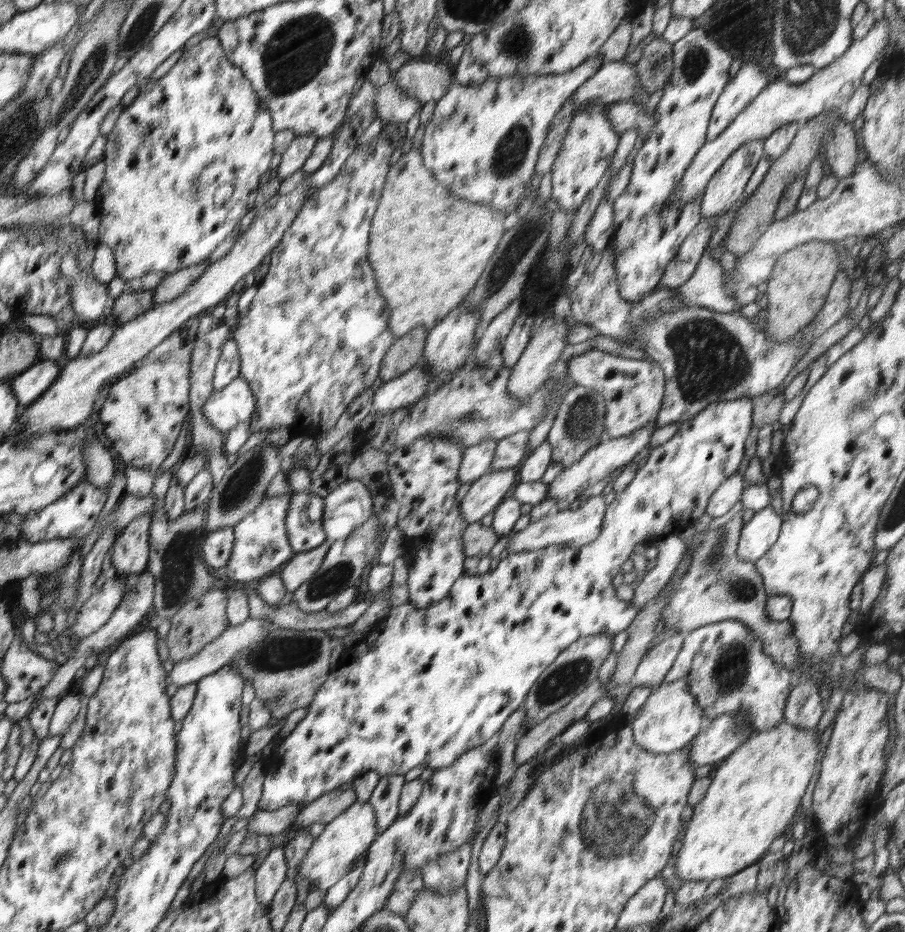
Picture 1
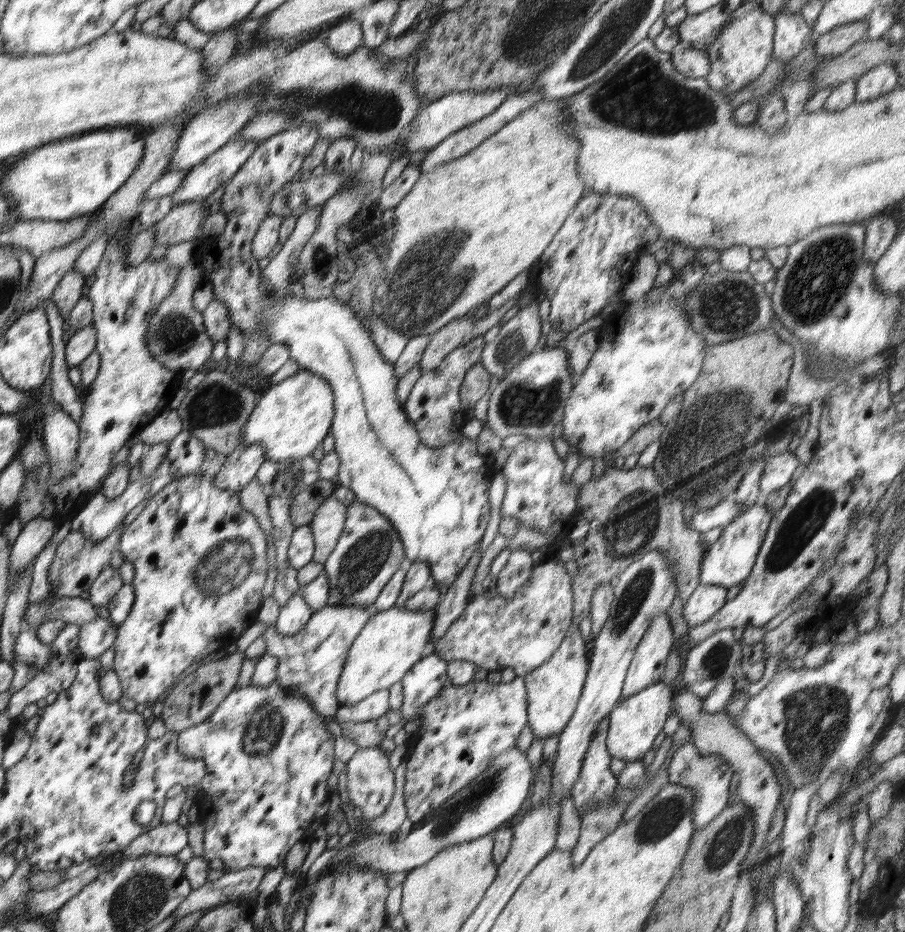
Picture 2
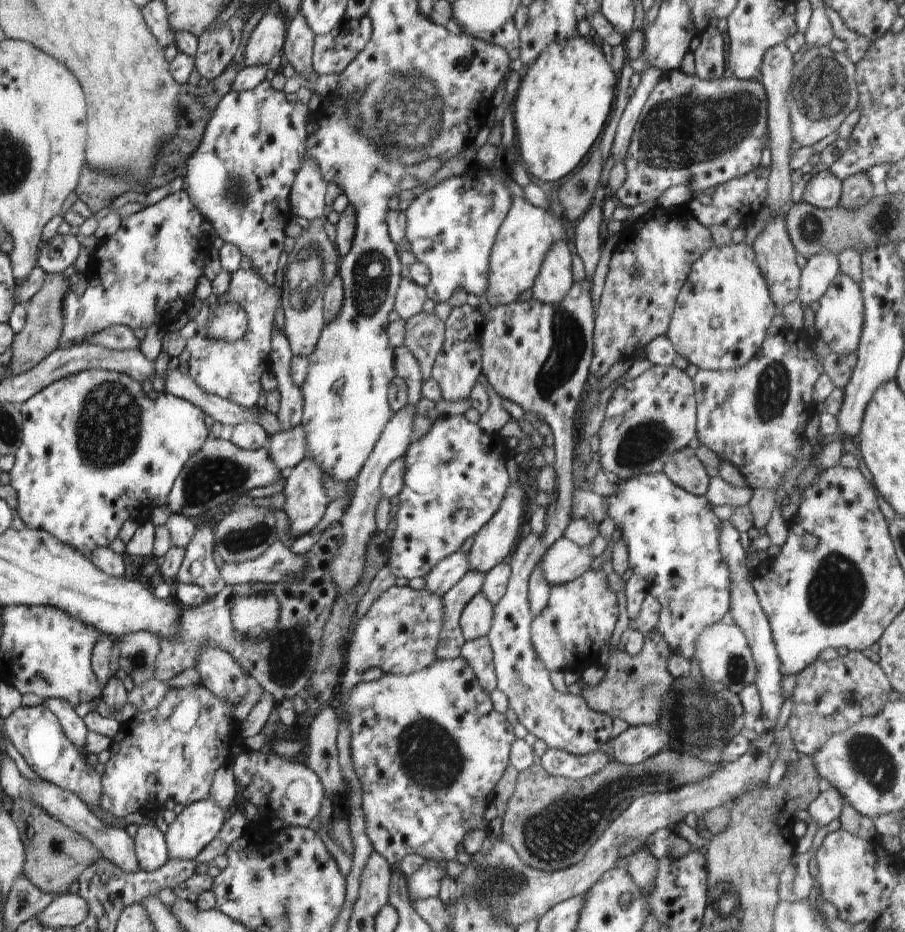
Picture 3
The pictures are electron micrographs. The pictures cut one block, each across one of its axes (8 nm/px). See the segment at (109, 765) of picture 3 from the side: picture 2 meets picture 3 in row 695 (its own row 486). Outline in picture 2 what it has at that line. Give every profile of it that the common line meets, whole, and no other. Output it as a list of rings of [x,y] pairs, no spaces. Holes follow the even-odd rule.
[[[198,472],[186,474],[170,481],[164,488],[148,500],[147,506],[124,530],[118,550],[126,562],[132,562],[135,575],[131,582],[134,587],[134,604],[128,618],[117,626],[117,640],[114,640],[114,670],[121,683],[122,697],[132,699],[136,704],[152,705],[165,691],[180,680],[180,675],[192,664],[200,663],[218,650],[226,650],[246,629],[258,622],[258,612],[263,603],[262,589],[267,579],[266,534],[255,516],[230,516],[230,510],[236,506],[230,504],[233,490],[220,490],[214,486],[214,476],[202,476]],[[240,538],[248,540],[254,550],[252,572],[226,596],[208,598],[202,590],[196,588],[194,572],[198,562],[204,558],[210,546],[228,540]]]

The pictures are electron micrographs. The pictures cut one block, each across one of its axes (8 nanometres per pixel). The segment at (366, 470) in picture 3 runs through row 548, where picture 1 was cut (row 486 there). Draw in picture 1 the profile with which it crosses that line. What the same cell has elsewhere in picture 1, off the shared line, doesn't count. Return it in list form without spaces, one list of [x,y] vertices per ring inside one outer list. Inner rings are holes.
[[[356,479],[340,483],[323,501],[323,529],[330,544],[352,534],[373,513],[371,492]]]

